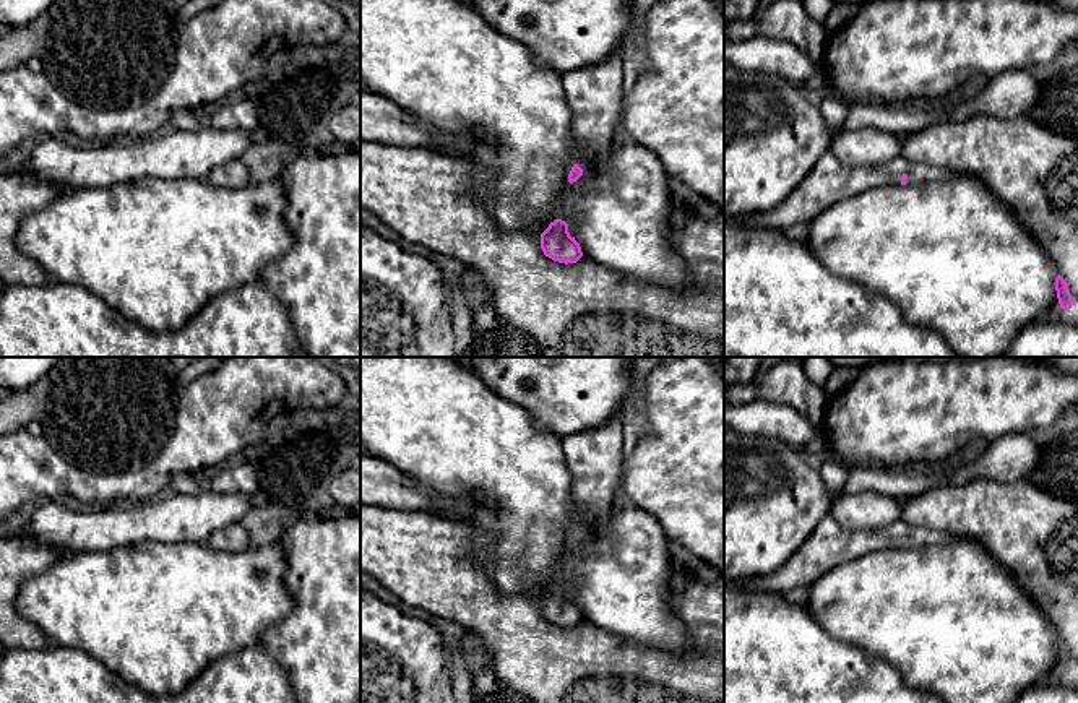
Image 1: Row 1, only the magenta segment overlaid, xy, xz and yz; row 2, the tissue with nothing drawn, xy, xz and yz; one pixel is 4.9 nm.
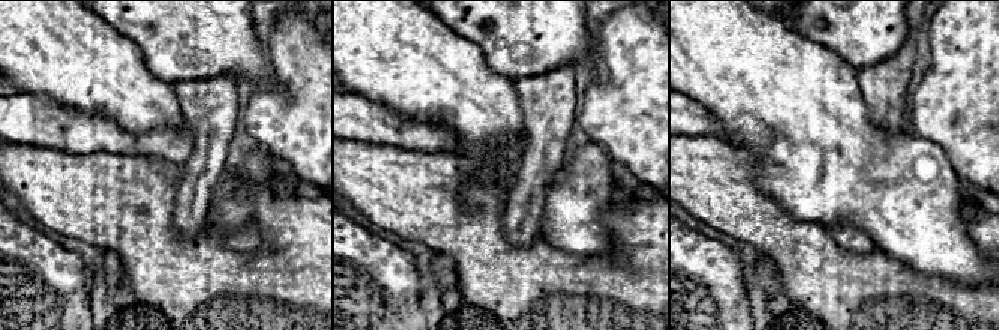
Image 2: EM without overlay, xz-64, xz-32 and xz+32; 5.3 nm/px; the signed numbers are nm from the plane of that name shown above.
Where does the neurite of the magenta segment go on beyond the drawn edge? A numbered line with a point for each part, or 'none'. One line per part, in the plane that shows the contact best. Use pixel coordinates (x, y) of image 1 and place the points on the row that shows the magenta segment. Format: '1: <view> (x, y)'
1: yz (830, 181)

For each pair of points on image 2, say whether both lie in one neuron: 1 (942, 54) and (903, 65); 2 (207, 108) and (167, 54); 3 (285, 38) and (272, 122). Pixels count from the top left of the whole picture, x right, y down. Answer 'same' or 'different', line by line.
1: different
2: different
3: same

